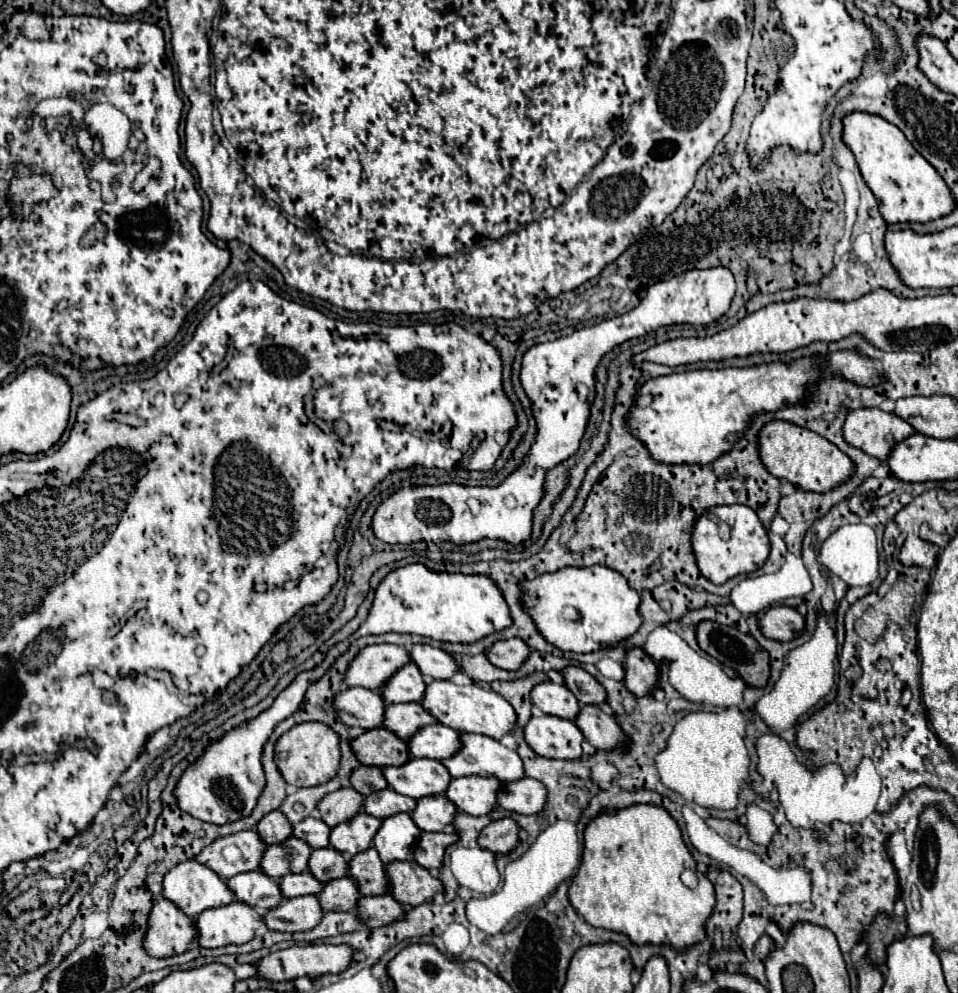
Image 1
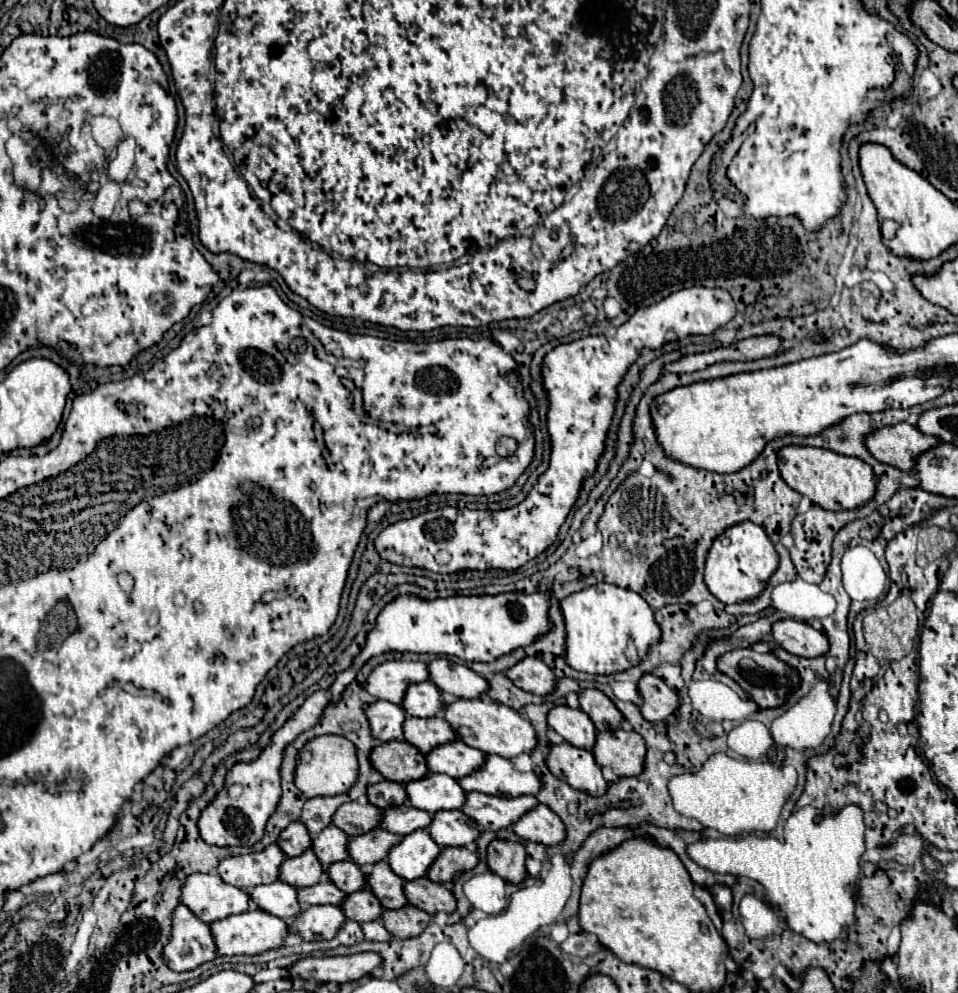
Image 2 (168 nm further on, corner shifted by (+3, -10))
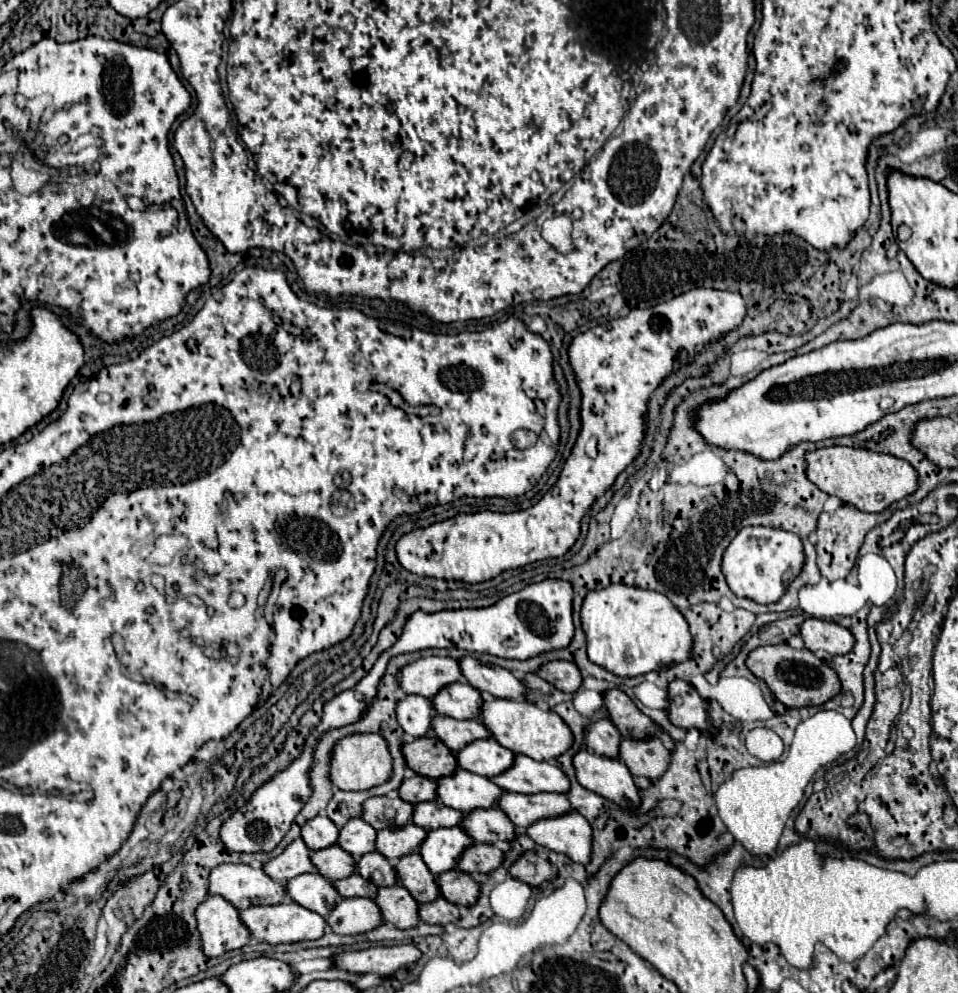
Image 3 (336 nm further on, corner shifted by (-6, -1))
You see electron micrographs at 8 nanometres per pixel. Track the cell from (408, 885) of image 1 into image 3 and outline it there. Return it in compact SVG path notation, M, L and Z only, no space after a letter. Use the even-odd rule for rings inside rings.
M449 870L437 876L441 894L457 904L457 906L473 906L479 898L479 882L475 882L467 872L461 870Z

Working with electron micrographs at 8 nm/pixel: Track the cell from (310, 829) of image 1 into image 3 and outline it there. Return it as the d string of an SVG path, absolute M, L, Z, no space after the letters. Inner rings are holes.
M351 818L341 828L337 844L347 850L355 860L359 860L359 856L375 850L375 838L377 830L371 824L367 824L363 818Z

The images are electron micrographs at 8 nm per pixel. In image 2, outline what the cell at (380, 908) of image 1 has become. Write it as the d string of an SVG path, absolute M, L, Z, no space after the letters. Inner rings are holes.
M404 905L402 909L382 913L382 923L384 923L386 931L398 939L408 939L408 937L420 935L426 929L426 925L430 923L430 919L432 917L426 911L416 909L412 905Z

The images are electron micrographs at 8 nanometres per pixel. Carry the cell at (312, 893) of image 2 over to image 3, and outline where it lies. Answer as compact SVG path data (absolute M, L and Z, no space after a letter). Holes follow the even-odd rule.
M351 874L349 878L337 880L335 888L343 898L363 896L363 898L371 898L373 900L377 896L377 886L371 884L371 880L363 880L363 876L359 876L359 874Z

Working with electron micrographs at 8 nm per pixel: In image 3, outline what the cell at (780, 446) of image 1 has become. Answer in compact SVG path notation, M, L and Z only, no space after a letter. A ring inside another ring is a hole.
M831 446L807 452L807 478L817 484L819 490L841 498L845 504L851 504L865 512L883 512L891 504L899 502L905 496L911 496L919 488L919 474L915 468L901 458L889 454L877 454L863 448Z

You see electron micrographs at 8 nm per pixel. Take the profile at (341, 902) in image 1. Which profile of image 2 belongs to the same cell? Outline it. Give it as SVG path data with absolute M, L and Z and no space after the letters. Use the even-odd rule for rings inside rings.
M360 889L352 895L346 895L346 901L342 901L340 909L346 913L348 919L360 921L360 923L380 919L380 915L384 911L370 889Z

